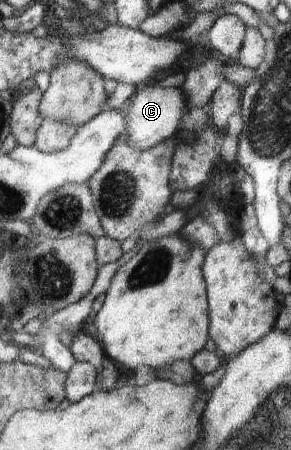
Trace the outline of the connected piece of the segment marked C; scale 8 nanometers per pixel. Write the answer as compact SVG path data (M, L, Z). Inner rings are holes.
M157 84L143 87L141 91L134 91L135 95L131 99L131 107L125 109L127 115L127 142L137 151L149 150L157 146L157 143L167 141L179 131L179 125L187 113L187 103L183 97L182 89L173 87L159 87Z

